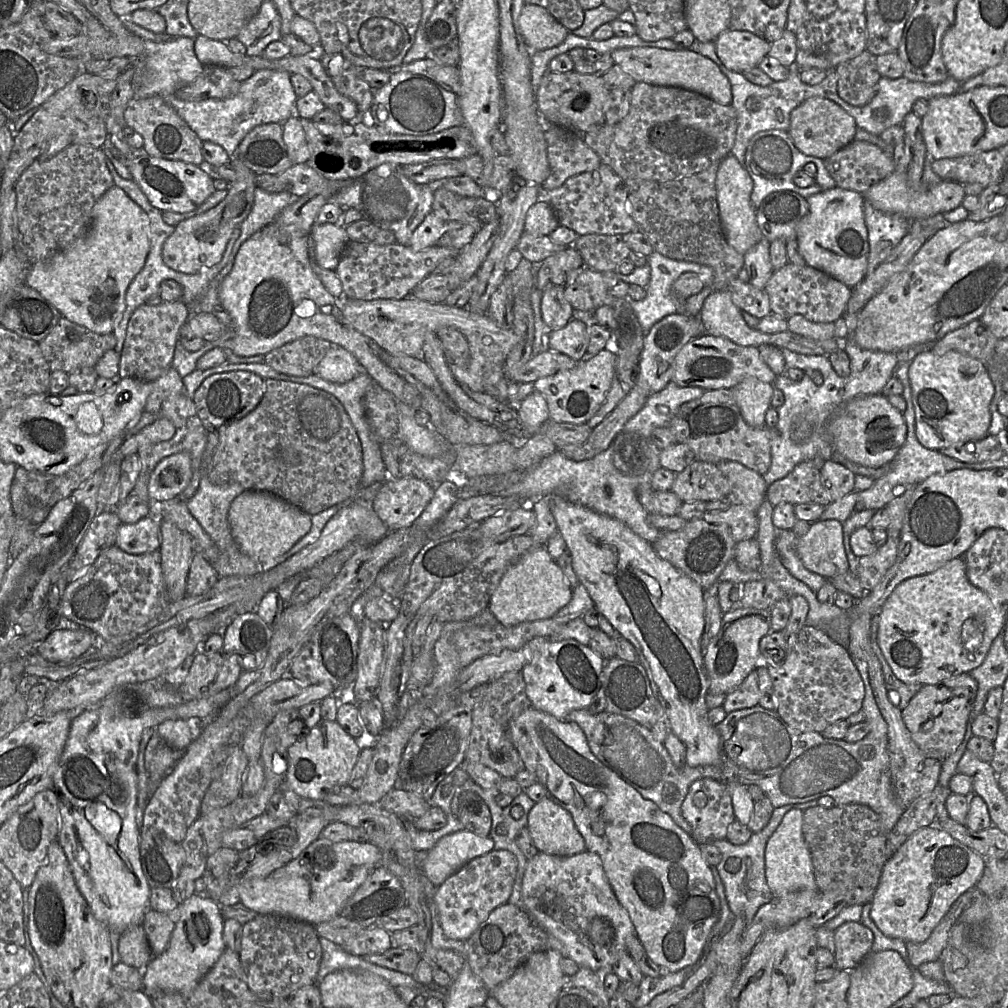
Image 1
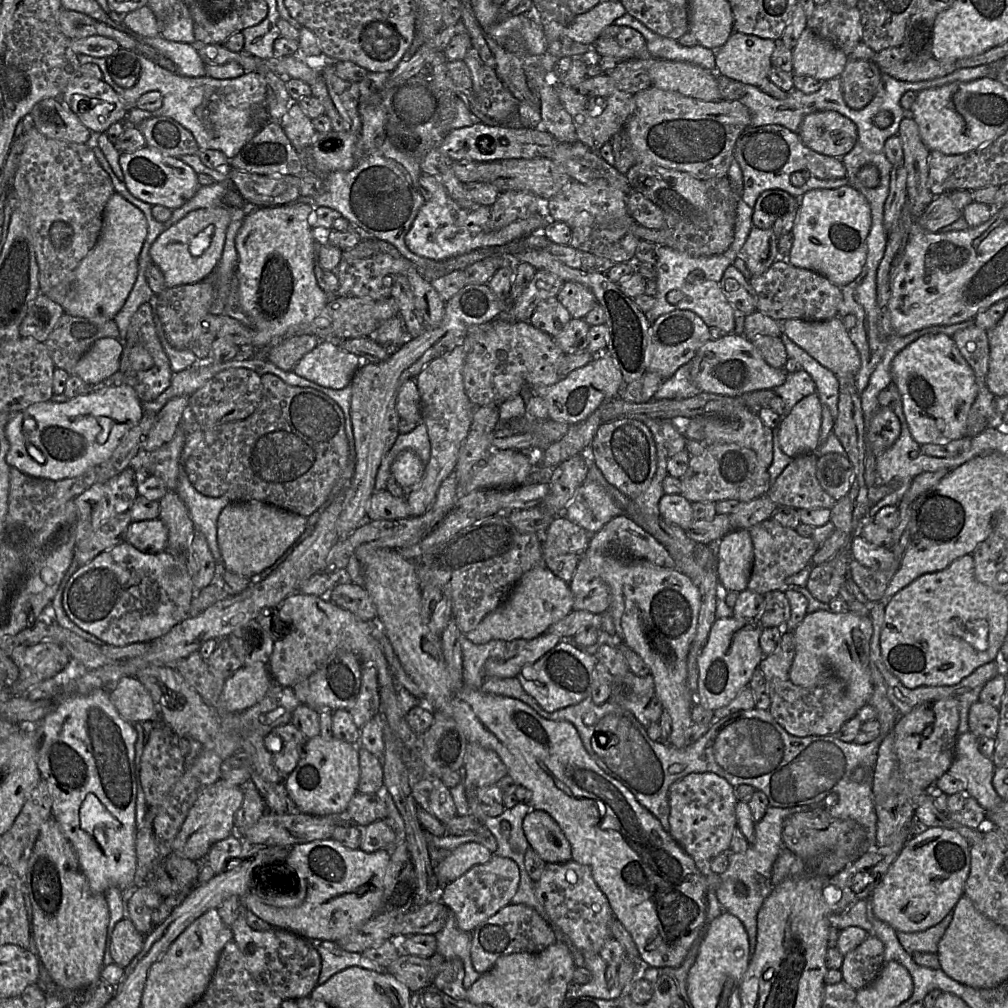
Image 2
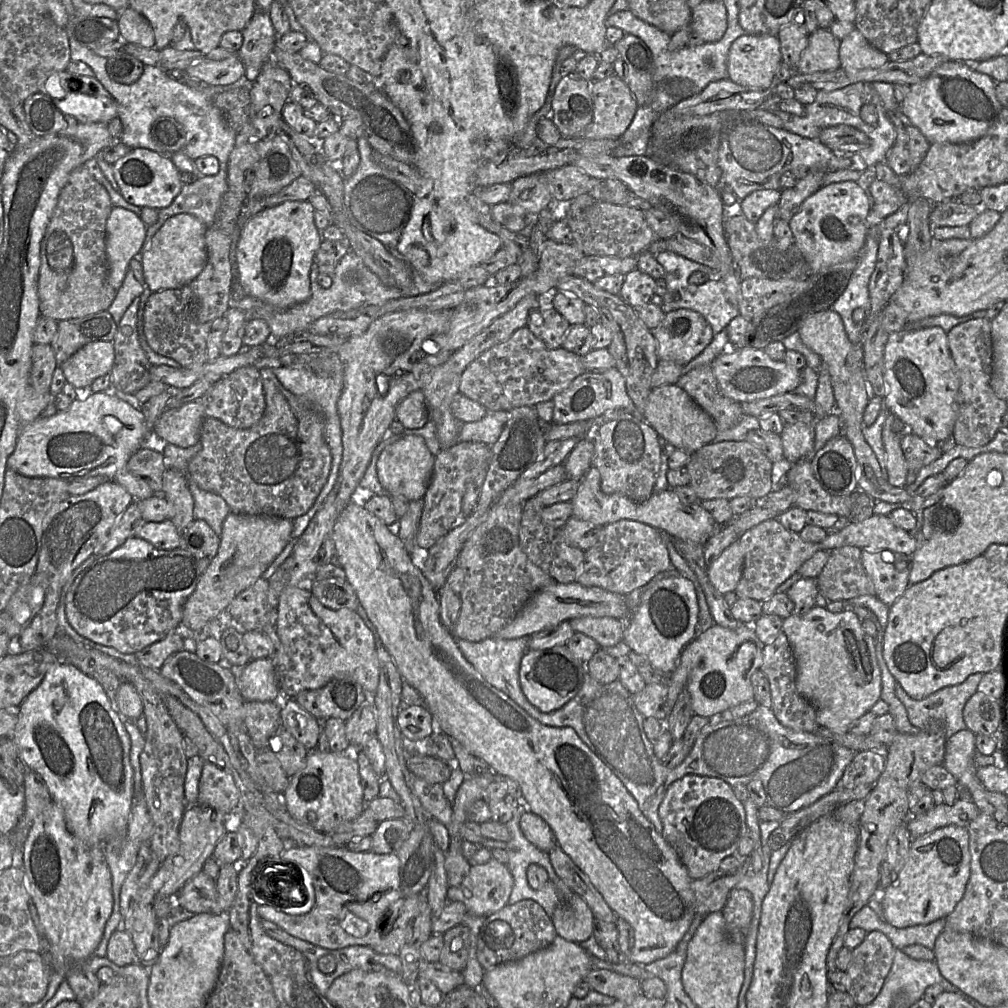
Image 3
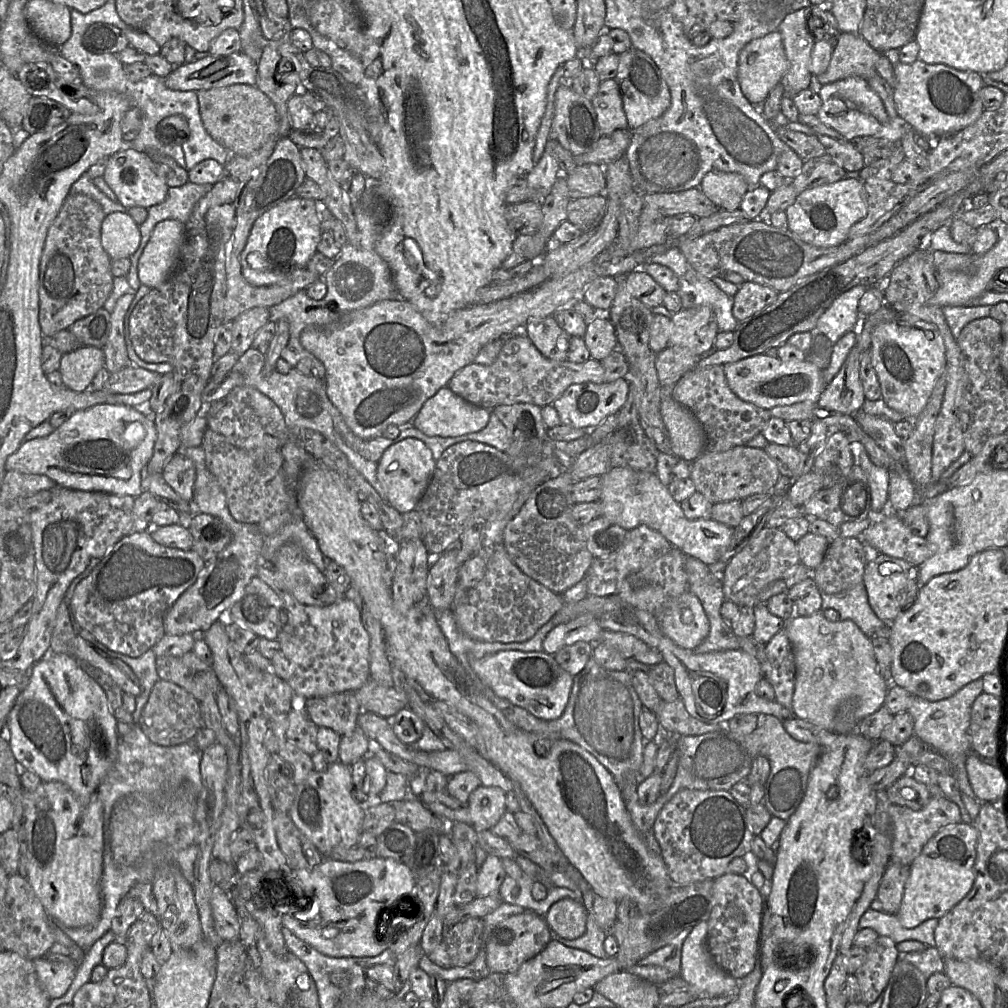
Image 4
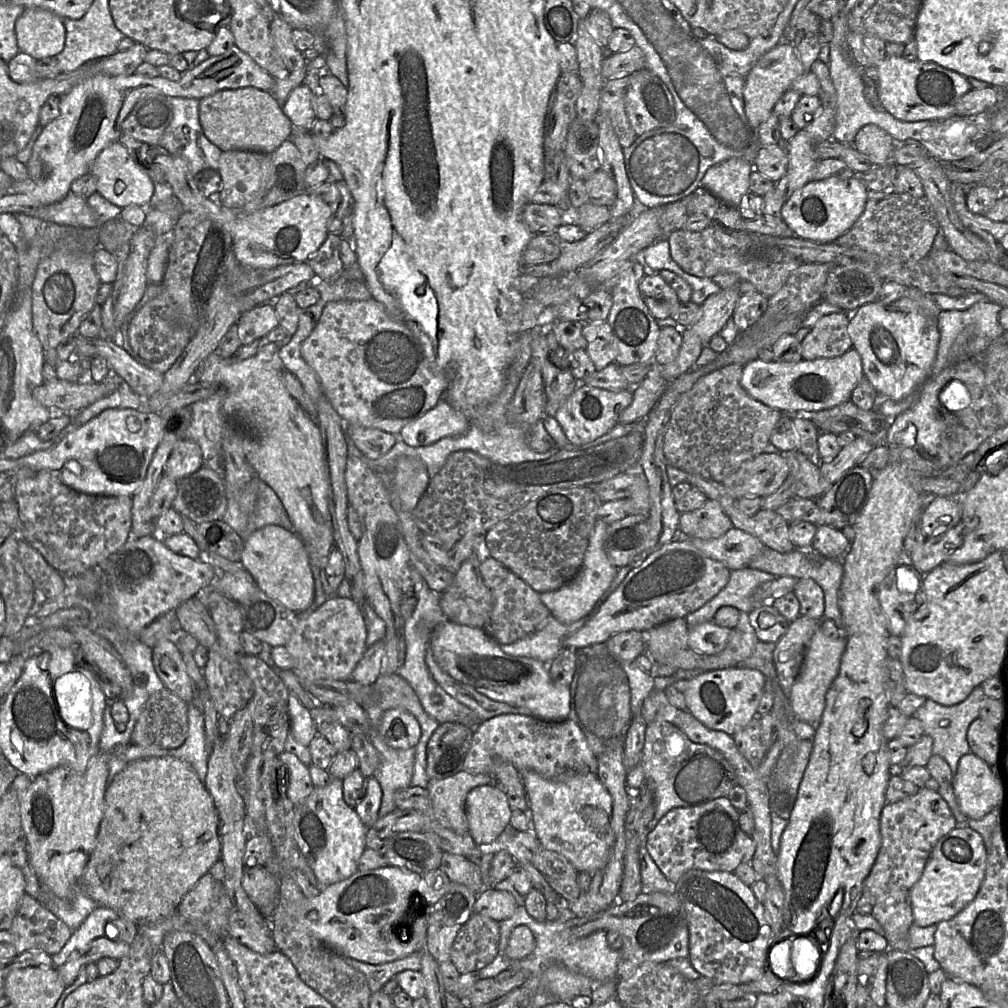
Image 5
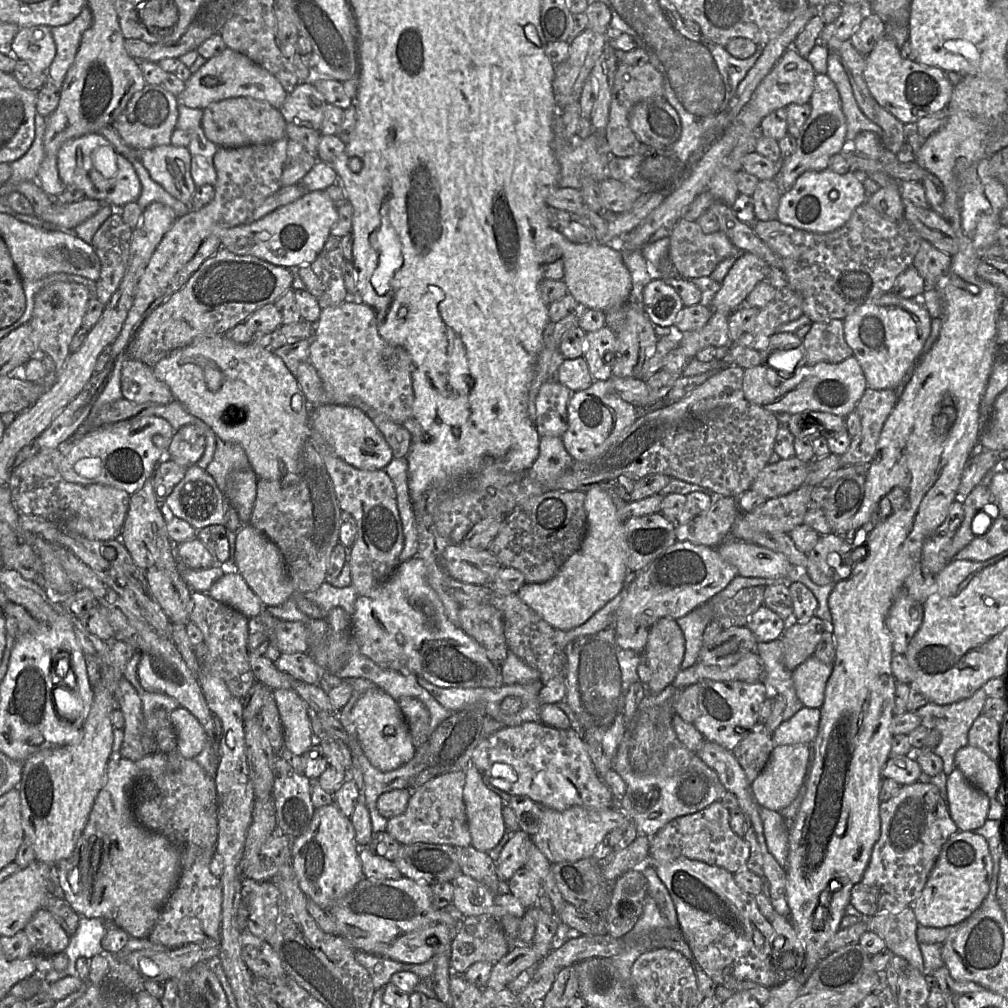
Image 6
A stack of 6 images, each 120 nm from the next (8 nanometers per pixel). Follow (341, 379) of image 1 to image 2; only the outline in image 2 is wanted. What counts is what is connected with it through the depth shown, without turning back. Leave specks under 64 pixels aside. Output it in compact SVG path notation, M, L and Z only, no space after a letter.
M324 340L306 353L296 364L292 372L321 386L342 389L350 385L360 366L361 359L358 356L343 350L334 340Z

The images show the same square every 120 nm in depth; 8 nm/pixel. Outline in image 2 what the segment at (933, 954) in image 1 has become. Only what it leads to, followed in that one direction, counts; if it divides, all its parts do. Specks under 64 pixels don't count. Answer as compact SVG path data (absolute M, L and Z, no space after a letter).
M951 910L939 923L920 932L897 931L897 938L907 953L937 953L938 943L948 928L953 917Z

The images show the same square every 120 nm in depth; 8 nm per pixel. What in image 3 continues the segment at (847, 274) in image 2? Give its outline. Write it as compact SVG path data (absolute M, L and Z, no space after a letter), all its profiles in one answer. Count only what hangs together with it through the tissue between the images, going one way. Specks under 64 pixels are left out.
M855 181L822 186L801 204L789 225L794 243L801 250L810 274L856 259L861 255L868 234L869 212L870 198Z

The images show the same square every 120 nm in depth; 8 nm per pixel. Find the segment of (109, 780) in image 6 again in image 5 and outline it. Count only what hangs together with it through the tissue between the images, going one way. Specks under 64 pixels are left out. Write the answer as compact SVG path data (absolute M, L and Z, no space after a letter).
M169 755L144 758L128 763L108 783L96 846L79 886L99 906L113 909L120 917L139 926L154 924L169 918L182 897L219 859L217 810L194 769Z

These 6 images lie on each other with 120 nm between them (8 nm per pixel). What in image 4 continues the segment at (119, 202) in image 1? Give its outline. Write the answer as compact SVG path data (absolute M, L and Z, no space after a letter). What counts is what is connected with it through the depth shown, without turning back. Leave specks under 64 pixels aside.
M114 212L101 226L101 243L112 260L129 258L141 243L139 225L127 212Z

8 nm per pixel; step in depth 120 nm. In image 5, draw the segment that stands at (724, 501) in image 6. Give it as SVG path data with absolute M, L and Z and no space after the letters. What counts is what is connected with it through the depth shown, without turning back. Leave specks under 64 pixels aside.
M707 499L699 509L680 514L678 535L691 539L717 539L732 527L721 504L716 500Z

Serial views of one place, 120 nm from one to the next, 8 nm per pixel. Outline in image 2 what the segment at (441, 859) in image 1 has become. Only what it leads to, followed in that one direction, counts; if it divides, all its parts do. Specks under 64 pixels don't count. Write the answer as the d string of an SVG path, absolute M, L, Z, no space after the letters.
M467 842L457 846L434 869L440 885L446 885L477 864L486 863L493 853L478 842Z

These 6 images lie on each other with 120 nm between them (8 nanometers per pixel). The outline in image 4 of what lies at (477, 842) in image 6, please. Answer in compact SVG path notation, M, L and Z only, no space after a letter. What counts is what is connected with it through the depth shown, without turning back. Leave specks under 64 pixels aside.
M480 785L469 794L467 807L476 832L490 830L507 810L506 793L495 786Z

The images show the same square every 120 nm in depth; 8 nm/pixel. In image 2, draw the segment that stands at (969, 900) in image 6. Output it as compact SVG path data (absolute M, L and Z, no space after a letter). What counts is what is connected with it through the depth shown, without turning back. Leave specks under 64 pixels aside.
M918 824L916 833L904 845L871 894L874 915L896 931L902 932L920 932L936 925L954 909L963 895L970 864L970 844L957 831L941 827L927 828Z

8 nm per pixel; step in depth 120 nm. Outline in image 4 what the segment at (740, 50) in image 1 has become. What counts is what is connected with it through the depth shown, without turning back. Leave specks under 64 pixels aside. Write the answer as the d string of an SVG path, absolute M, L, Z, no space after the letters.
M778 30L750 41L742 48L738 57L737 77L742 93L759 110L771 90L781 82L787 67L782 37Z

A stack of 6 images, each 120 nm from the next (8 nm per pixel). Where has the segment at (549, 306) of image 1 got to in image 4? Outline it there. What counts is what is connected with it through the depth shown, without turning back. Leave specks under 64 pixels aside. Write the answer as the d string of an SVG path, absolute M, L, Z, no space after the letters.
M553 316L532 319L525 325L525 333L545 358L557 362L567 360L572 337L558 326Z

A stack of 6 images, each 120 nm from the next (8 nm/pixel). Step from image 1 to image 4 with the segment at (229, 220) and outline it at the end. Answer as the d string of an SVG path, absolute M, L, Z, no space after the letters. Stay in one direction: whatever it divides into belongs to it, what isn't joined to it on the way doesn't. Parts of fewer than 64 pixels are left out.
M166 219L153 229L138 262L141 284L155 288L167 281L179 268L185 241L185 224Z

